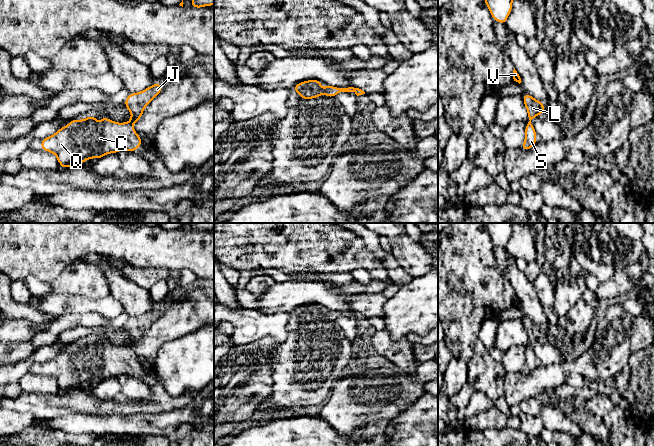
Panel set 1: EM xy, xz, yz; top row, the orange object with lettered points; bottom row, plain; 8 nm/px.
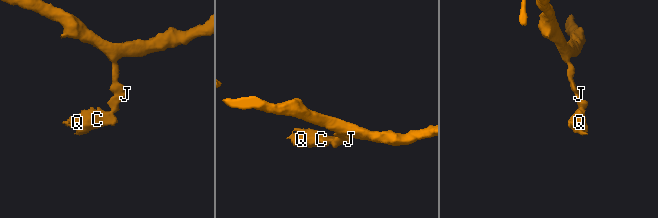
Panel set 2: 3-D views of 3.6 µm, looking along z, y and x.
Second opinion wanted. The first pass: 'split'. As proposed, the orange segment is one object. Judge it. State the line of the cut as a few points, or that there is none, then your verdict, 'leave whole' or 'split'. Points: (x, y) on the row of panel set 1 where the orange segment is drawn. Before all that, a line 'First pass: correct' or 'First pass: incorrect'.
First pass: correct
cut xy (128, 122), (132, 124); split

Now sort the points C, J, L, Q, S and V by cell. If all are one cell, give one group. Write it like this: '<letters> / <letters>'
C Q S / J L V

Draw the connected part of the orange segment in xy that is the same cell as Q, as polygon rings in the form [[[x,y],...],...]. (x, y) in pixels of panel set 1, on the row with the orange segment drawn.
[[[90,115],[84,120],[71,120],[52,136],[41,139],[41,149],[55,154],[61,168],[82,165],[85,160],[121,150],[136,152],[141,145],[141,137],[131,123],[113,122],[104,115],[100,125]]]

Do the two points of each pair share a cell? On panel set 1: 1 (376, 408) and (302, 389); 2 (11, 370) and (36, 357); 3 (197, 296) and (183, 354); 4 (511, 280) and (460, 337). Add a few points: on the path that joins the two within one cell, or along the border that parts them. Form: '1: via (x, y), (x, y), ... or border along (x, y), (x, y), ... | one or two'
1: border along (340, 378), (334, 383), (327, 398) | two
2: via (17, 370), (30, 361) | one
3: border along (203, 326), (166, 343) | two
4: border along (497, 263), (497, 268), (505, 282), (514, 291) | two

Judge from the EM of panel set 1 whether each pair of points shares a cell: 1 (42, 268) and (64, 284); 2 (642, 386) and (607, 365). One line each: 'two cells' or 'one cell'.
1: two cells
2: two cells

